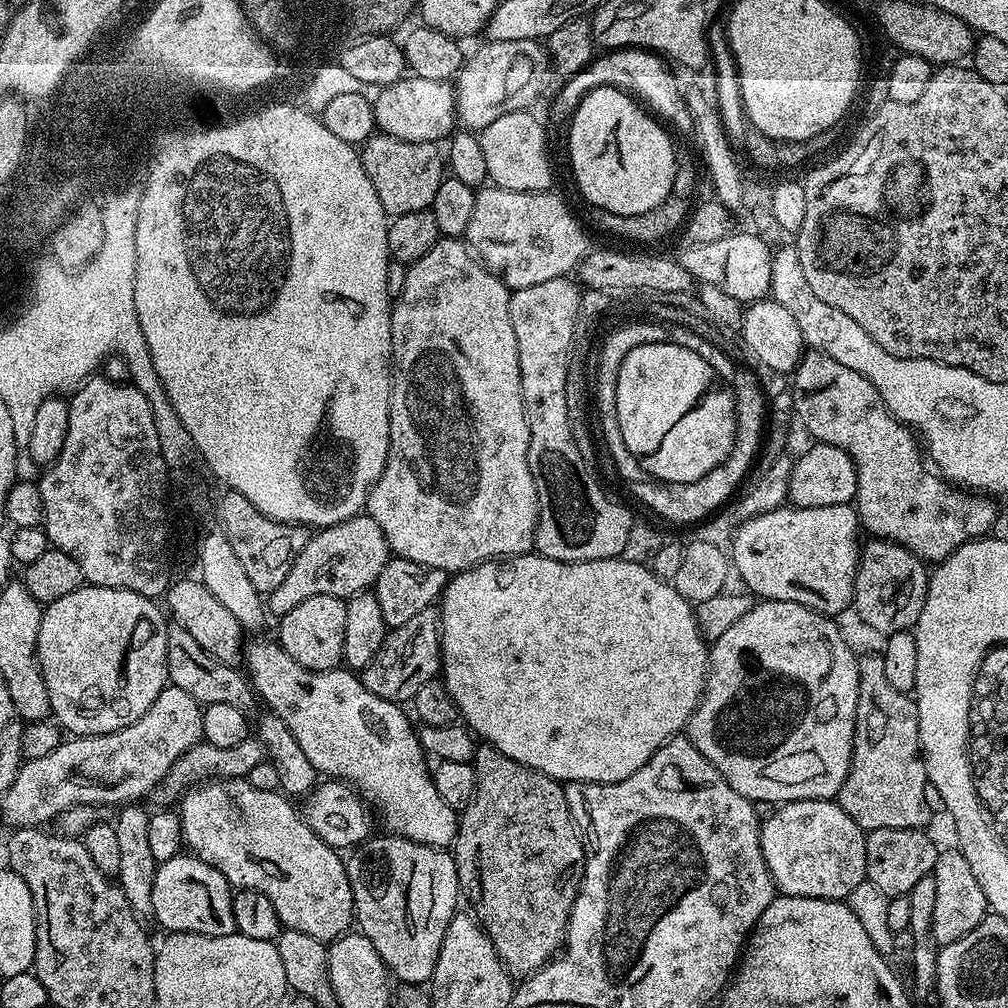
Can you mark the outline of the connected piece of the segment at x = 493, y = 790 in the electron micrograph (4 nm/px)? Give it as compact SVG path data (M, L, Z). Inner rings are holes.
M481 743L476 749L474 757L476 770L476 793L466 806L466 810L459 813L456 825L456 839L454 841L454 855L456 857L456 869L458 870L458 882L460 891L465 901L476 899L474 915L480 921L480 927L490 938L494 950L500 956L509 973L523 978L531 972L536 972L553 956L561 951L564 936L568 933L568 919L572 913L572 907L576 901L576 895L580 893L580 880L584 876L584 842L577 829L576 822L572 818L572 811L568 805L568 799L564 793L564 784L555 780L553 776L542 774L530 766L522 766L522 762L514 762L514 758L508 758L492 744Z

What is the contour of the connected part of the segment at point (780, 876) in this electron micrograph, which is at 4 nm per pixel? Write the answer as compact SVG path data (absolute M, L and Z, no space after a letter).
M835 799L830 800L795 800L794 802L790 802L789 804L782 804L771 809L772 812L767 817L766 815L763 817L761 826L760 826L760 845L762 846L762 850L764 851L764 860L768 863L768 869L770 870L770 874L772 875L772 881L776 883L777 893L786 895L786 896L797 896L798 898L822 898L823 900L844 900L849 896L850 893L854 890L854 886L858 886L858 882L862 882L866 879L868 871L866 870L866 832L865 829L860 828L858 826L858 822L854 822L854 818L850 818L850 814L846 814L846 810L842 810L840 808L839 803Z

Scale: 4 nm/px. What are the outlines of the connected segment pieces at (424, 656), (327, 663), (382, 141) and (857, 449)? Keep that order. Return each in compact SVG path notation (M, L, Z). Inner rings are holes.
M435 607L414 614L410 622L391 629L385 636L378 654L359 673L360 681L370 690L370 694L378 694L378 698L386 698L391 704L407 705L418 694L426 682L437 679L442 668L440 650L440 625Z
M333 596L306 598L299 606L294 606L290 614L279 617L280 636L278 642L302 666L315 672L341 667L344 655L342 641L346 638L346 603Z
M373 134L359 149L360 161L382 202L382 210L389 217L414 214L414 210L429 210L434 202L434 194L440 183L446 179L446 160L436 144L426 142L406 142L400 138Z
M808 350L805 351L791 380L794 416L804 423L805 430L813 436L811 439L838 446L838 450L846 450L846 454L850 454L854 462L854 507L863 531L869 537L894 542L925 562L939 562L963 544L987 537L991 533L988 531L996 524L997 501L983 494L953 486L931 467L924 468L926 460L916 433L889 412L876 387L862 373L850 370L850 366L842 366L842 362L834 362L834 358L830 358L825 352Z

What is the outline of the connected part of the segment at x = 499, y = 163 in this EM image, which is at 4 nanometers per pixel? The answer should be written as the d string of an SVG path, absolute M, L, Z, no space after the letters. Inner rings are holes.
M531 111L502 114L480 133L486 157L489 181L497 188L511 192L546 192L552 184L552 160L548 157L548 140L544 128L532 117Z

